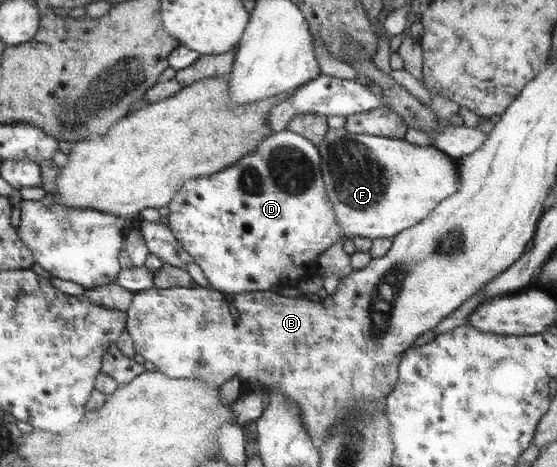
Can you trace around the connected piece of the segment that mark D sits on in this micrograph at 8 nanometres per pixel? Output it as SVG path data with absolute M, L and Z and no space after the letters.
M287 128L280 132L270 133L258 146L254 152L242 156L236 164L230 165L228 168L215 172L210 176L194 177L187 180L179 188L169 202L168 228L176 237L176 240L184 247L184 250L192 256L196 264L202 268L210 289L218 292L228 292L235 296L240 293L250 291L270 291L279 286L287 286L297 284L304 277L311 277L318 274L319 266L317 258L330 248L333 244L344 242L348 238L343 231L342 225L339 223L335 215L335 208L332 206L328 198L326 187L324 184L323 174L321 171L322 155L319 147L312 144L306 137L300 136L296 132L290 132Z

